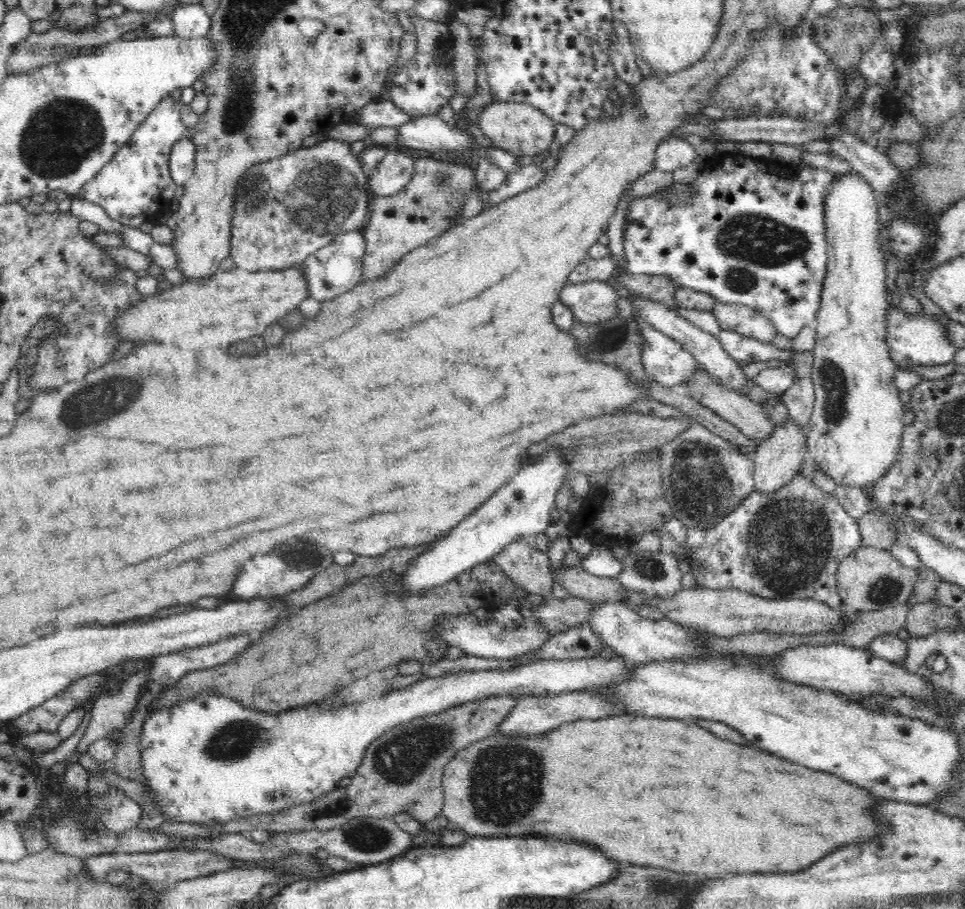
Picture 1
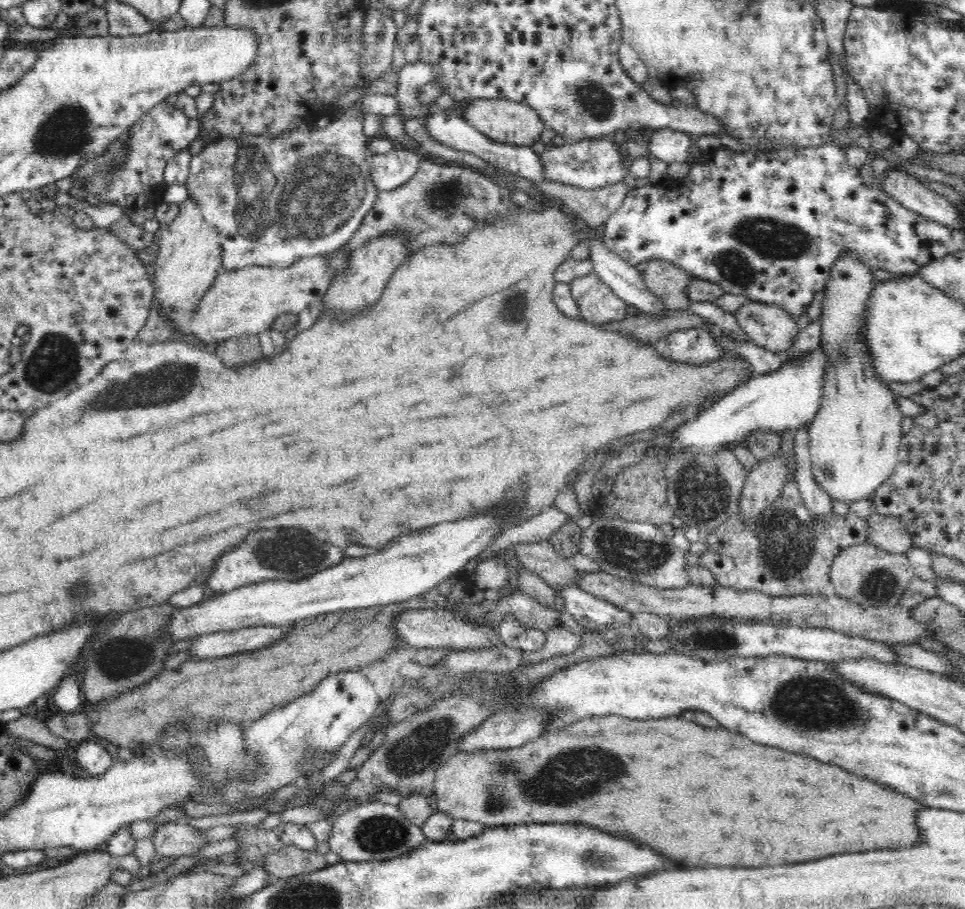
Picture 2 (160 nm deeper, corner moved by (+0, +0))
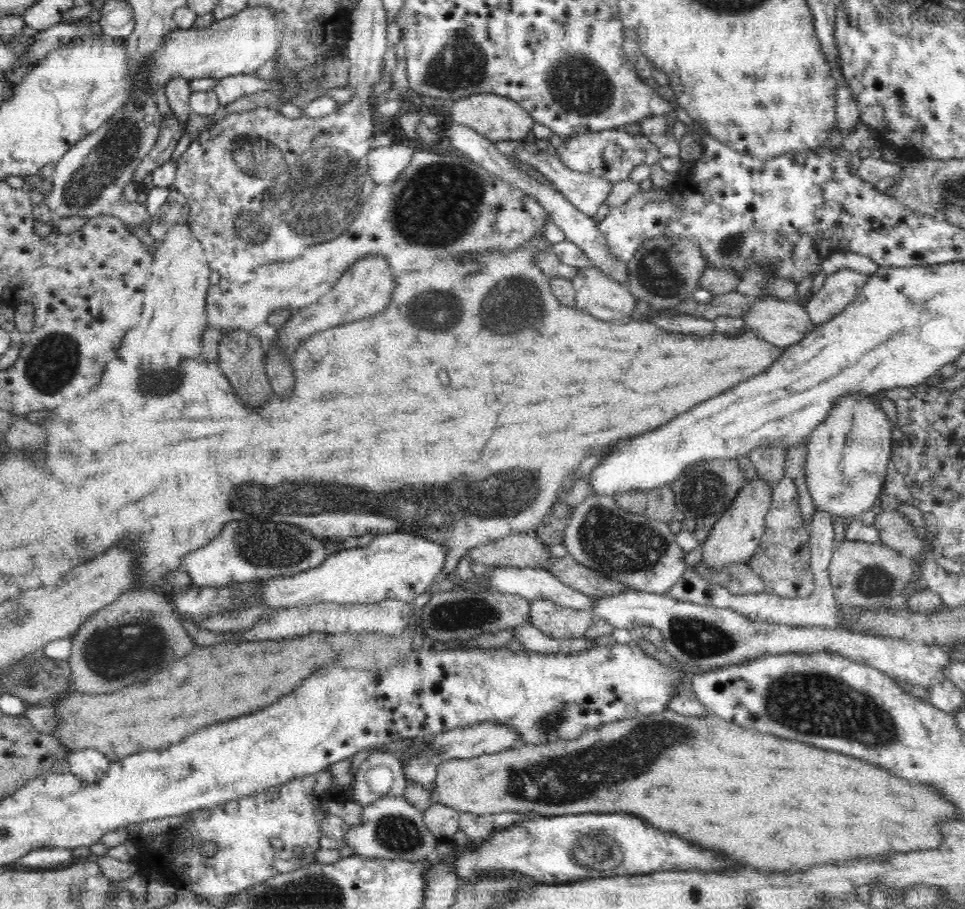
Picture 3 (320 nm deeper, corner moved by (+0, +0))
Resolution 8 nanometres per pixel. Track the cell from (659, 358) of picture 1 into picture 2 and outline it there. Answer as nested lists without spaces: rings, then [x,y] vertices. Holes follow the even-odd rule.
[[[702,327],[668,333],[664,340],[660,340],[658,354],[678,362],[703,365],[722,358],[722,350],[710,331]],[[666,344],[670,344],[672,348],[666,348]]]

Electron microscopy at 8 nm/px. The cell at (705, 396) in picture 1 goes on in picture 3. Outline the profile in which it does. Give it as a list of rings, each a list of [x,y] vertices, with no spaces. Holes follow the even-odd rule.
[[[758,446],[748,456],[759,478],[777,483],[785,477],[786,452],[787,448],[782,446]]]

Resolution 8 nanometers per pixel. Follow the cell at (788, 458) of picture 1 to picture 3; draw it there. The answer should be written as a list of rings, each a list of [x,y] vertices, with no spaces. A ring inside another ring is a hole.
[[[762,478],[748,481],[733,500],[730,508],[720,516],[711,528],[708,537],[701,544],[702,562],[710,570],[722,571],[737,562],[747,561],[760,546],[764,532],[764,517],[769,512],[772,493],[776,483],[766,482]]]

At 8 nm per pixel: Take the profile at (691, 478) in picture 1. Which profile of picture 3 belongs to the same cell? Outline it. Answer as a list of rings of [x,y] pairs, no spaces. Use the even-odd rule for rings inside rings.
[[[708,458],[686,466],[686,470],[672,481],[669,486],[676,494],[676,504],[686,517],[693,518],[696,522],[696,536],[702,544],[706,534],[710,532],[715,522],[730,508],[733,500],[744,484],[744,475],[738,468],[736,460],[729,458]]]

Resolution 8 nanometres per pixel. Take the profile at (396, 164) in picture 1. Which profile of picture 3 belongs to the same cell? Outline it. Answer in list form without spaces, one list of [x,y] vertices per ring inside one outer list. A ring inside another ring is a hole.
[[[396,143],[384,148],[376,148],[365,157],[366,171],[375,184],[384,184],[396,181],[400,174],[411,164],[415,146]]]

